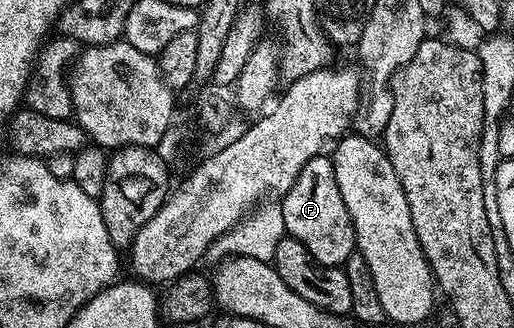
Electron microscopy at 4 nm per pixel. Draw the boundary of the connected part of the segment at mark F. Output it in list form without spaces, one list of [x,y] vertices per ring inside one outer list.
[[[332,156],[312,157],[307,167],[299,171],[299,179],[295,179],[293,186],[280,198],[279,208],[286,234],[303,243],[303,247],[307,247],[307,251],[311,251],[311,255],[319,263],[341,267],[354,253],[357,243],[355,231],[351,215],[347,211],[347,203],[343,203],[339,183],[335,183]]]

